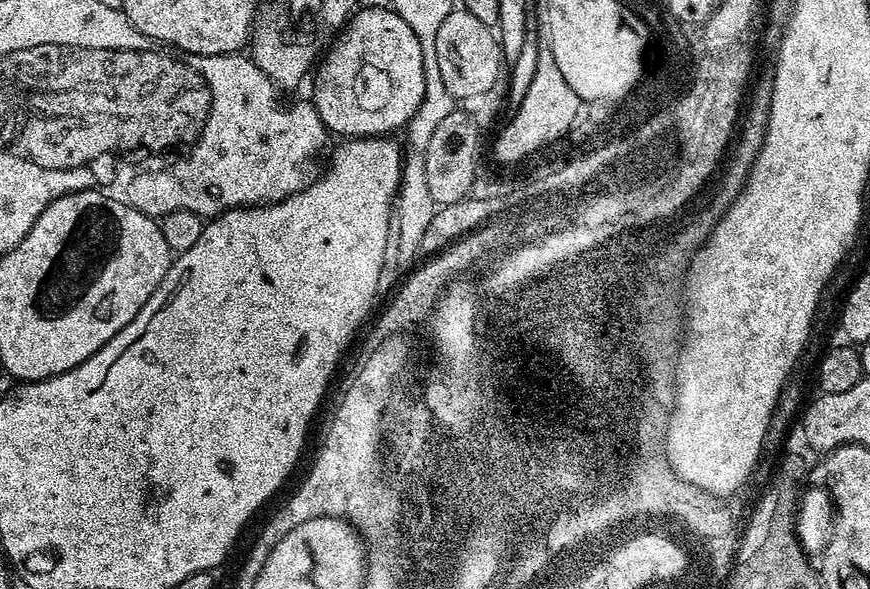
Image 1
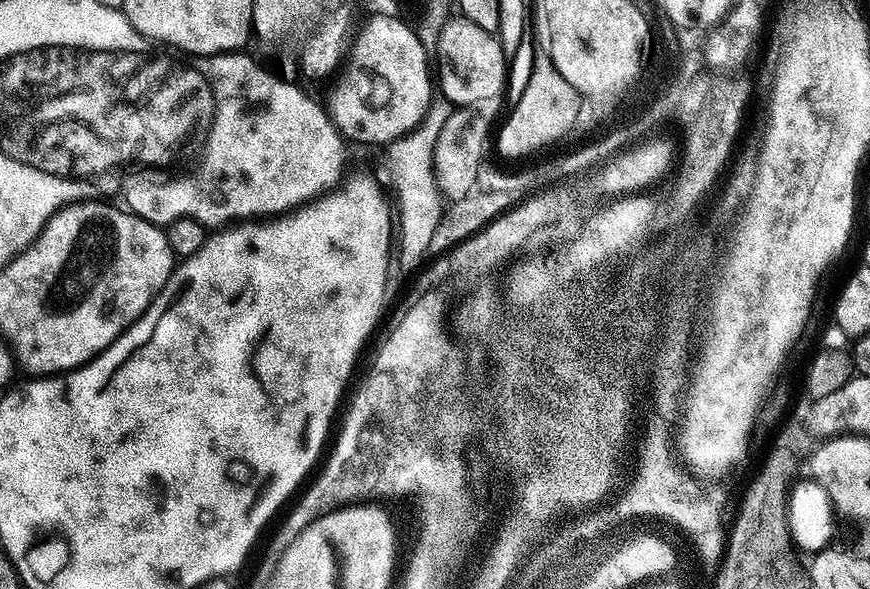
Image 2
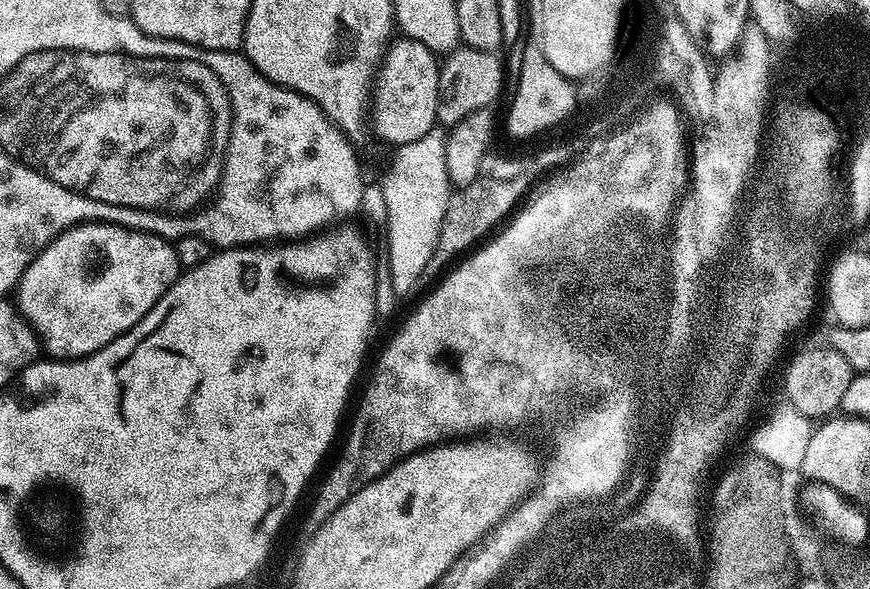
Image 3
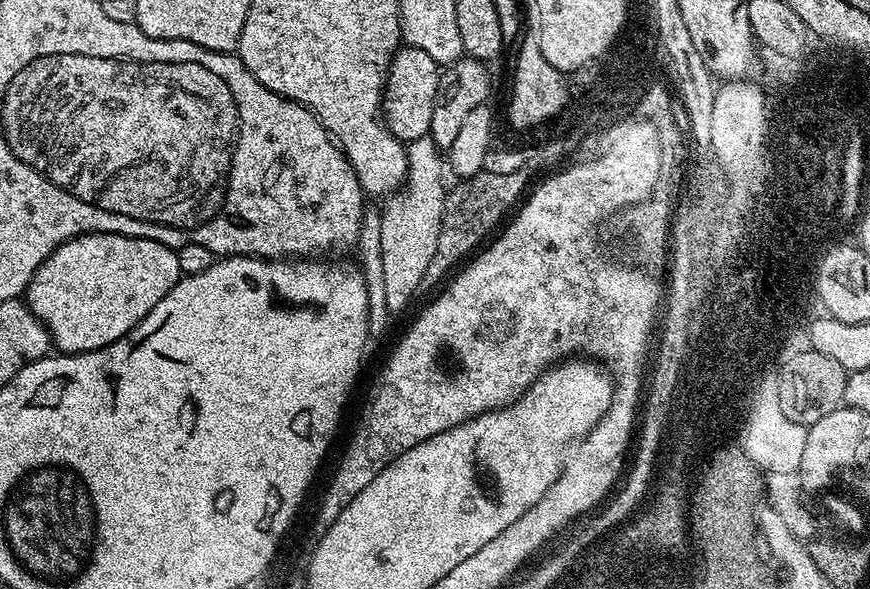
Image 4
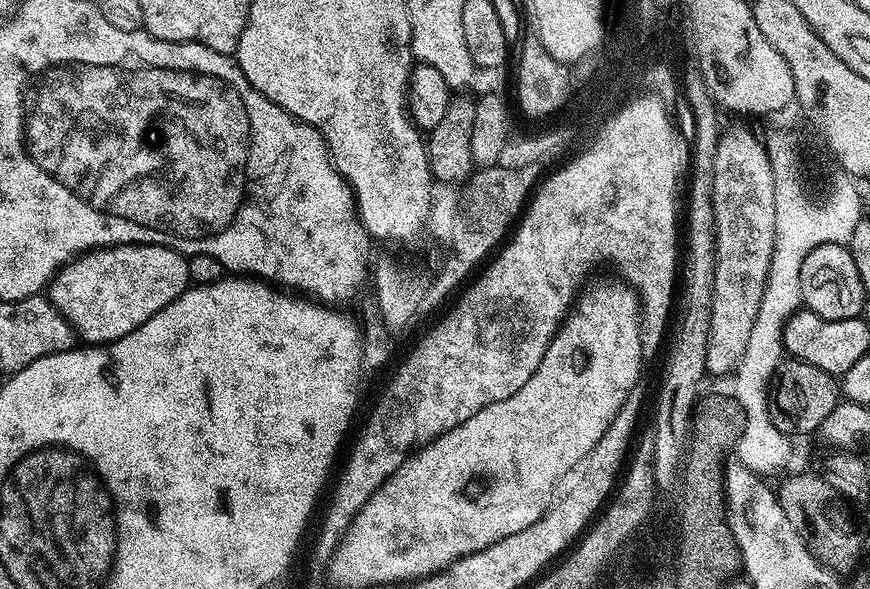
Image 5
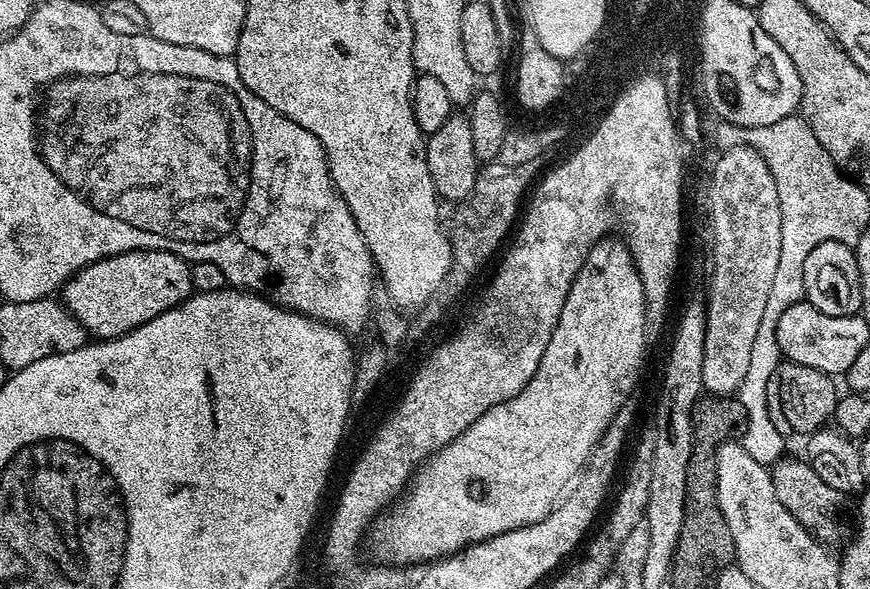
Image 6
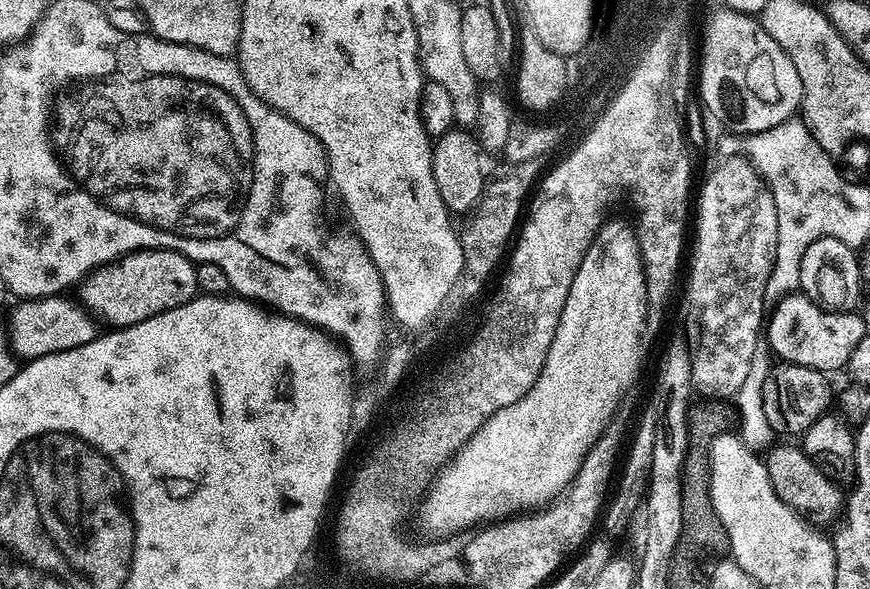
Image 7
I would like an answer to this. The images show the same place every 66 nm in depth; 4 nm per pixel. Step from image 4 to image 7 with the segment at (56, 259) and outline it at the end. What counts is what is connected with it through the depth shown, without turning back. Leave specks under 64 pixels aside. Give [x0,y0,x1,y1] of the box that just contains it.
[79,248,196,329]

